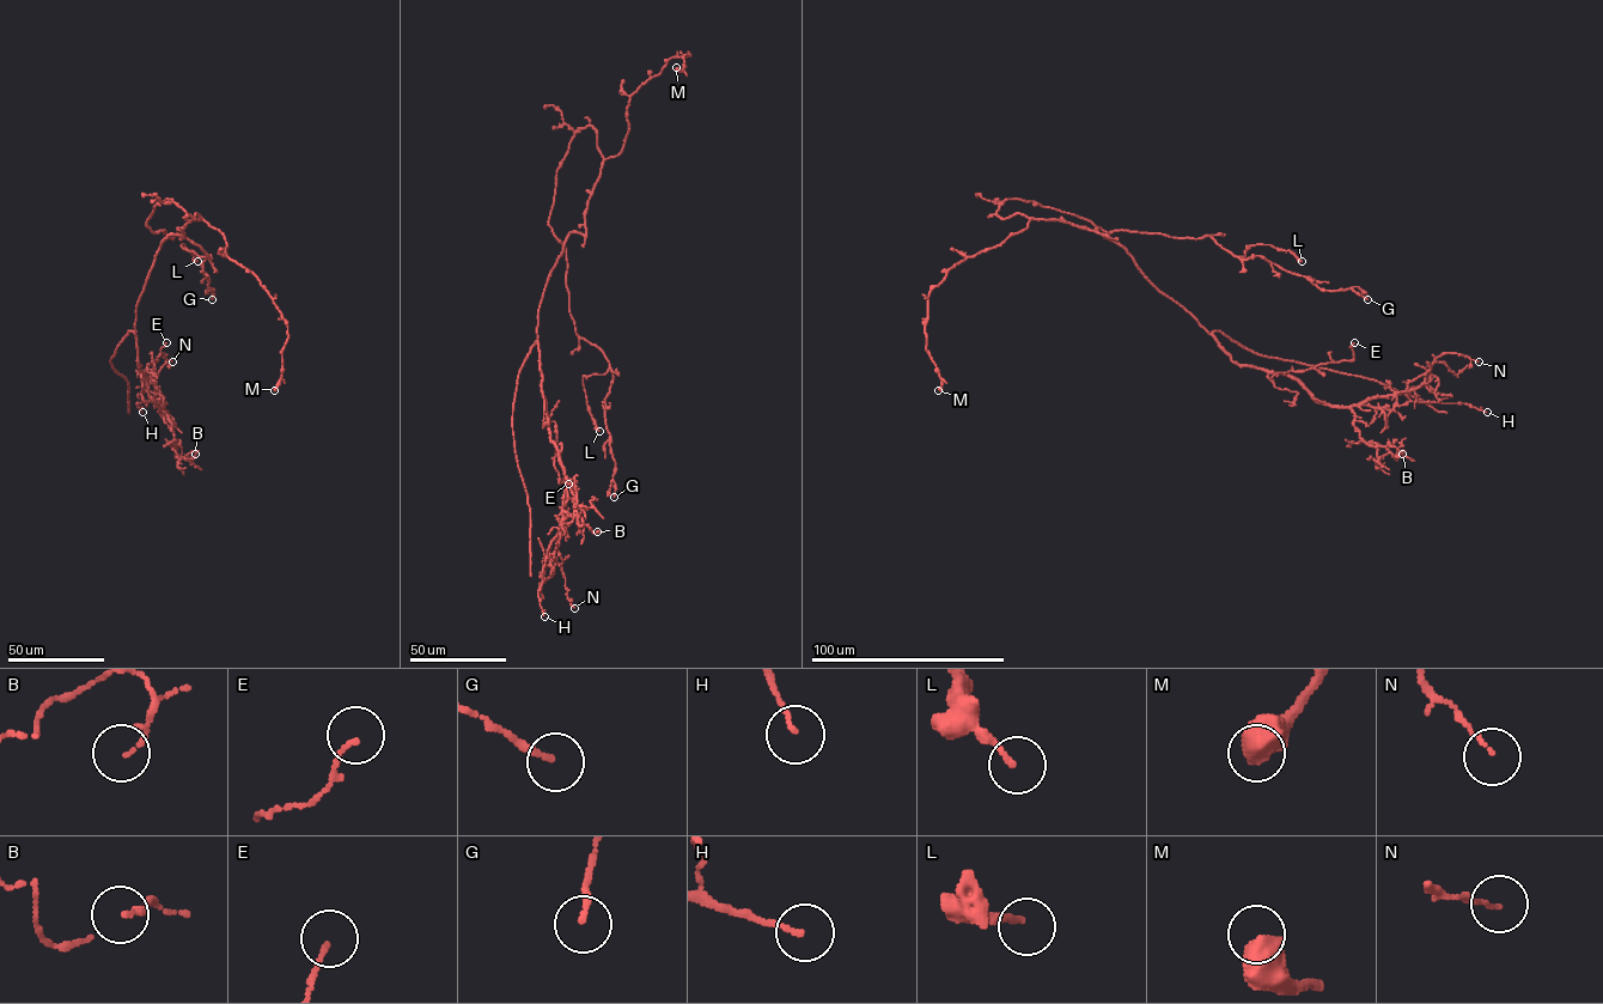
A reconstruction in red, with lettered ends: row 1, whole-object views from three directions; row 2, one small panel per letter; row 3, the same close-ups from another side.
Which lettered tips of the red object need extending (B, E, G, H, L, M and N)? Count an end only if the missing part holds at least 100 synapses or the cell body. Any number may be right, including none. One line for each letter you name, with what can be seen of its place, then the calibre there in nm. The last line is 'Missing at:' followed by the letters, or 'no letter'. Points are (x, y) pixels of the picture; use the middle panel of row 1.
Missing at: no letter

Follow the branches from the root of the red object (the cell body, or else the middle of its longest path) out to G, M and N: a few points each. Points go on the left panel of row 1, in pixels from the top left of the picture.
G: (187, 224), (201, 218), (168, 198), (146, 225), (183, 236), (211, 257), (201, 265), (212, 299)
M: (187, 224), (202, 219), (218, 229), (227, 257), (257, 278), (285, 321), (288, 339), (274, 390)
N: (187, 224), (183, 235), (162, 242), (136, 306), (138, 364), (159, 406), (152, 369), (162, 353), (172, 361)

